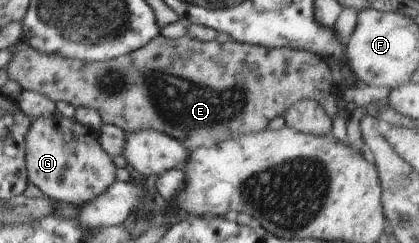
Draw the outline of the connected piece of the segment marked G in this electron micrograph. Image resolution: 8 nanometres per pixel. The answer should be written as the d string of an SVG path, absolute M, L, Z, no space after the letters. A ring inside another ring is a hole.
M23 90L16 104L21 112L32 117L25 135L27 180L44 195L62 193L53 199L78 206L102 195L116 181L117 167L113 157L101 148L99 131L64 117L46 95L34 91Z

